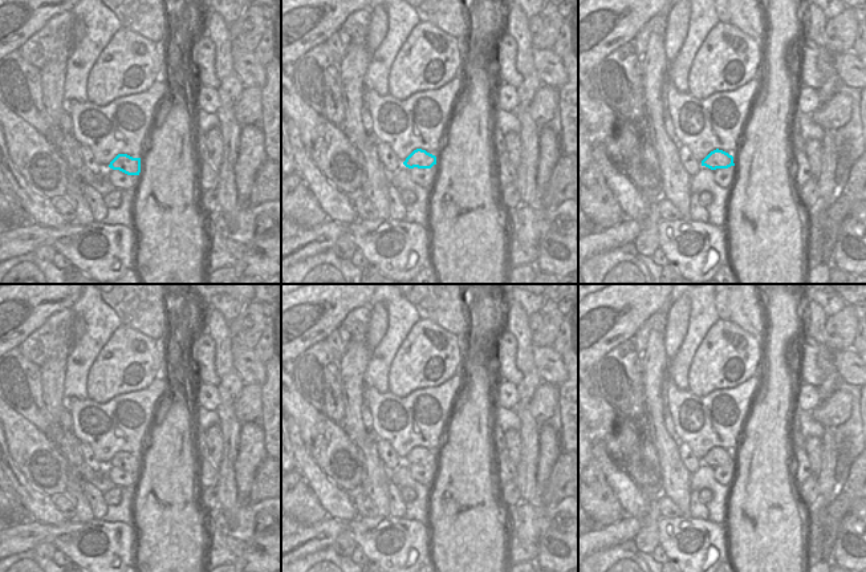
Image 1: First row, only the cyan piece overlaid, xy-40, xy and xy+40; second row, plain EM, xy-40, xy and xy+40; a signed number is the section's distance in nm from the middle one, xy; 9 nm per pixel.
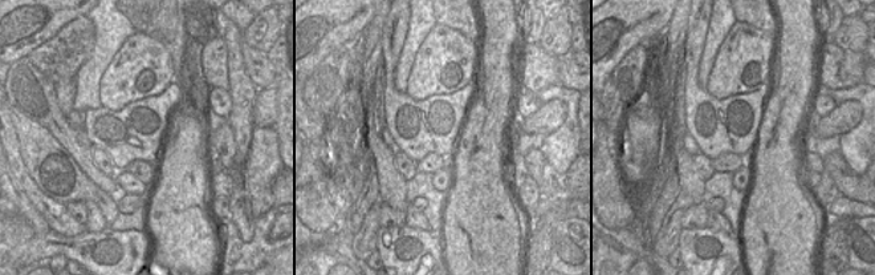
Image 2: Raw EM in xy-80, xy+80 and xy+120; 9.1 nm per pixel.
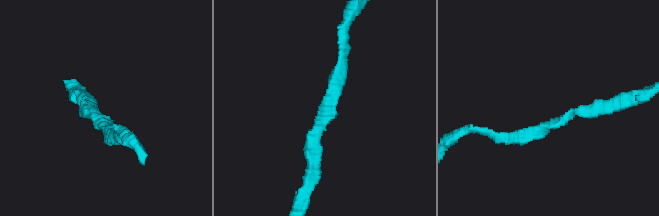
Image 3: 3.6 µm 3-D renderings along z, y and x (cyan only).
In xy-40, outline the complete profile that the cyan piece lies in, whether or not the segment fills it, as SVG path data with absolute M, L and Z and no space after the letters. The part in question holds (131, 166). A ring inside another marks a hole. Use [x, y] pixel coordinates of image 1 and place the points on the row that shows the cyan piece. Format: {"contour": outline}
{"contour": "M118 154L109 165L113 170L119 170L127 175L139 175L141 158L133 158L127 154Z"}

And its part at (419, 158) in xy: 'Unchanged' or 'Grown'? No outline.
Unchanged.

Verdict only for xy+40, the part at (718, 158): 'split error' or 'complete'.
complete

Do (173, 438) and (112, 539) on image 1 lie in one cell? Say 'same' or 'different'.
different

